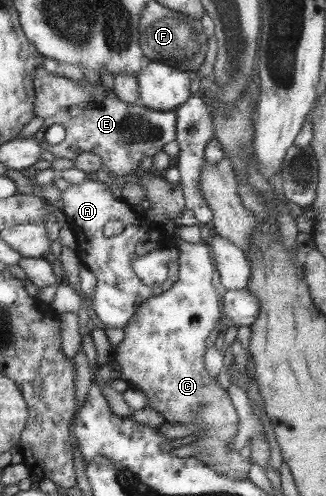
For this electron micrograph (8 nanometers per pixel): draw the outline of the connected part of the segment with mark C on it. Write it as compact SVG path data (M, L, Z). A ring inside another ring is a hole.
M182 241L176 246L181 253L179 279L167 292L151 297L137 307L133 319L123 329L125 336L115 348L114 359L120 364L121 379L126 381L129 387L143 393L148 399L146 406L158 411L166 422L171 424L193 423L201 427L197 431L198 438L191 443L197 449L195 455L192 456L222 476L246 480L249 477L252 462L229 446L229 443L236 437L240 425L237 409L228 392L220 387L218 381L215 382L215 379L206 371L204 363L204 353L207 351L206 339L210 337L212 329L216 327L220 319L220 297L212 285L214 265L208 255L208 244Z

